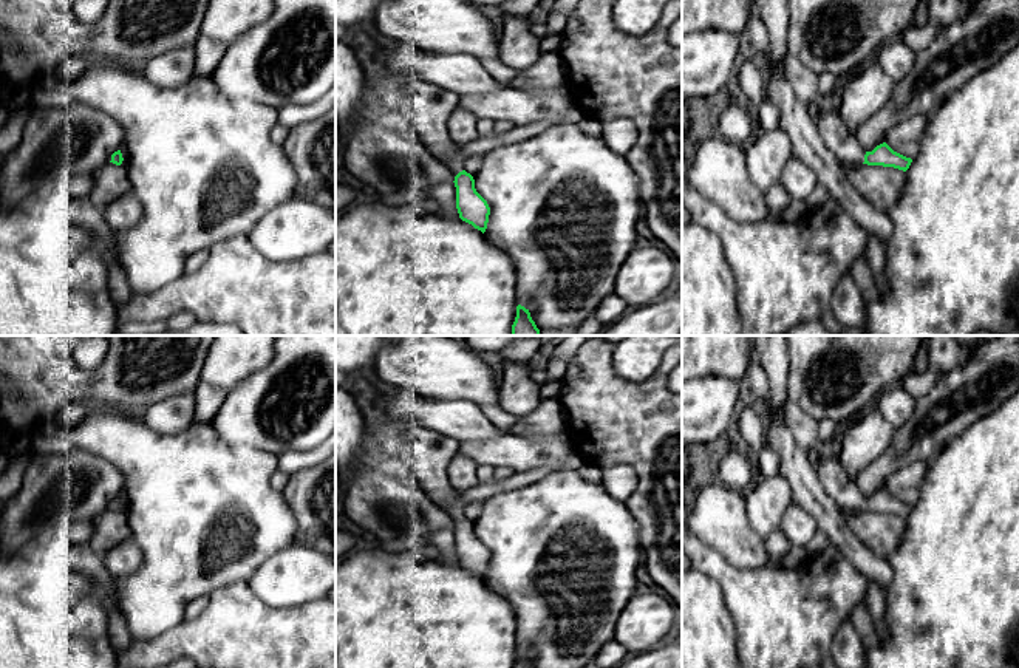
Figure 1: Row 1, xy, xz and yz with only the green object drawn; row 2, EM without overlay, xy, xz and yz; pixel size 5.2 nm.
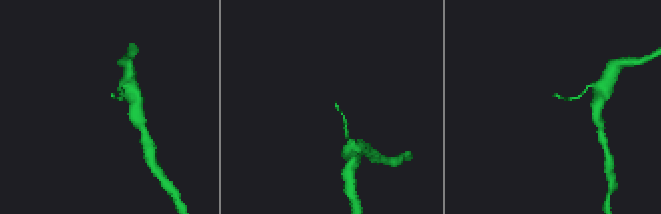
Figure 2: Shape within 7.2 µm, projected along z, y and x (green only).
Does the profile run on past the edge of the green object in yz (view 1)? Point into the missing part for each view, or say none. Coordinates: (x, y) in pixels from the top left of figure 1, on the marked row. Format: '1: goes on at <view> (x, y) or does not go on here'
1: goes on at yz (837, 136)

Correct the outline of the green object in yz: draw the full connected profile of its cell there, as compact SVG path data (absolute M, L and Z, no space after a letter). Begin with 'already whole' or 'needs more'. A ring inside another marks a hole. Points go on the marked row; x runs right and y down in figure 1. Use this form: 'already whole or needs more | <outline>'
needs more | M827 104L818 122L818 133L824 145L833 153L841 165L867 164L894 167L906 172L912 162L894 152L886 142L877 145L872 152L866 152L858 142L855 133L846 125L835 104Z

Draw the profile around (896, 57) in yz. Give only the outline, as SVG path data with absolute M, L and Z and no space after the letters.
M895 37L878 51L875 62L894 82L898 82L914 68L915 57L917 53L901 37Z

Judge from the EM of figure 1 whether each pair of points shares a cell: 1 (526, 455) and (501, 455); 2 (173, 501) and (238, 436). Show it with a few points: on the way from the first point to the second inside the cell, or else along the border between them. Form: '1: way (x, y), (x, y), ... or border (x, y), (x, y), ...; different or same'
1: way (520, 455), (507, 455); same
2: border (209, 421), (215, 435), (231, 447), (265, 452); different

